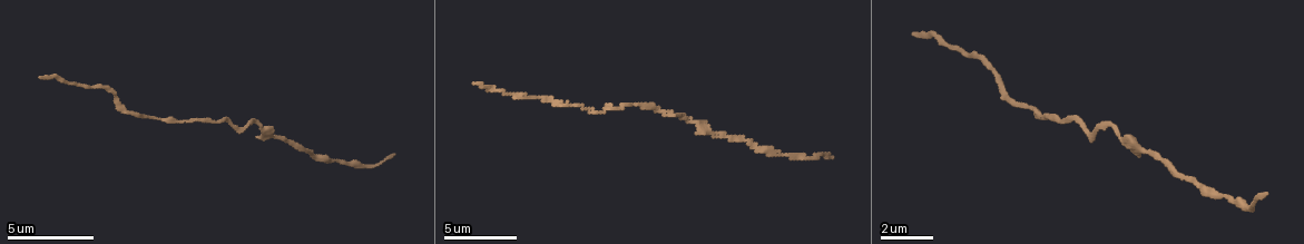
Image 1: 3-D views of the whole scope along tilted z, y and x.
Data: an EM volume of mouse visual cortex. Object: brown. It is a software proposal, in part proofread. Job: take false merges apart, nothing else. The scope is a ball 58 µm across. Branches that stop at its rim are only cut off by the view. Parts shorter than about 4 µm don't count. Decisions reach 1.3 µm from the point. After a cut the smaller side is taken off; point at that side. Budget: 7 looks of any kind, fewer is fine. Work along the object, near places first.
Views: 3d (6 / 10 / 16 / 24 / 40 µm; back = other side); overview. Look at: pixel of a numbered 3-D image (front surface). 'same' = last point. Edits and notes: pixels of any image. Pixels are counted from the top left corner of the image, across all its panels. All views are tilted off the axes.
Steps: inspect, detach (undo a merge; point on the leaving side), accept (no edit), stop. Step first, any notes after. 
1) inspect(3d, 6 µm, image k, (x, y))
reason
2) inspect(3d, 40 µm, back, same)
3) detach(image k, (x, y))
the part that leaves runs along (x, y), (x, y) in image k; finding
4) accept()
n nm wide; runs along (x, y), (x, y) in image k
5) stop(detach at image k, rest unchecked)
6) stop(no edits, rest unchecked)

inspect(3d, 16 µm, image 1, (227, 120))

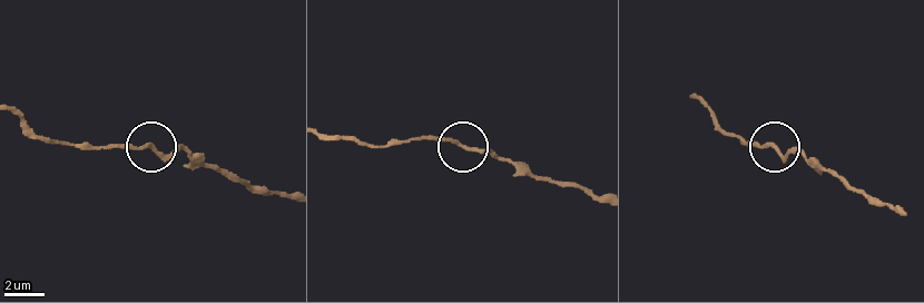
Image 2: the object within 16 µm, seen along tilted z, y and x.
accept()
180 nm wide; runs along (462, 143), (411, 137) in image 2; all the same neuron

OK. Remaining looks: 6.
inspect(3d, 10 µm, image 1, (984, 61))
thick turns thin

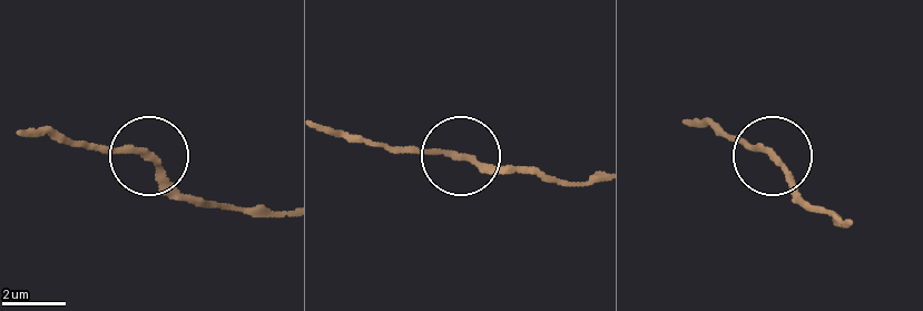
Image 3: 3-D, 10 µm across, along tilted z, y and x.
inspect(3d, 6 µm, image 3, (145, 153))

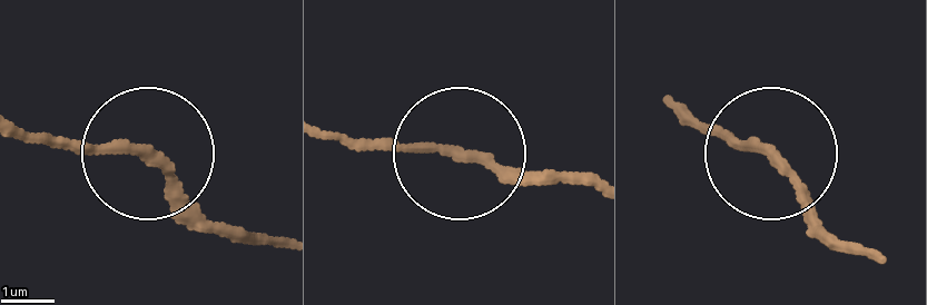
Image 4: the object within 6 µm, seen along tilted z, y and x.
accept()
runs along (585, 183), (327, 138) in image 4; all the same neuron

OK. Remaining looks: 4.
inspect(3d, 16 µm, image 1, (1156, 154))
calibre changes

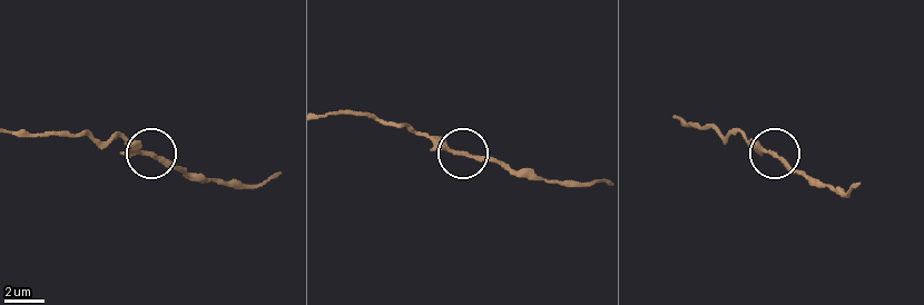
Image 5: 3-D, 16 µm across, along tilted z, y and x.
accept()
runs along (90, 134), (99, 140), (129, 138), (193, 179) in image 5; one neuron here

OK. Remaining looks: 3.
stop(no edits, rest unchecked)

